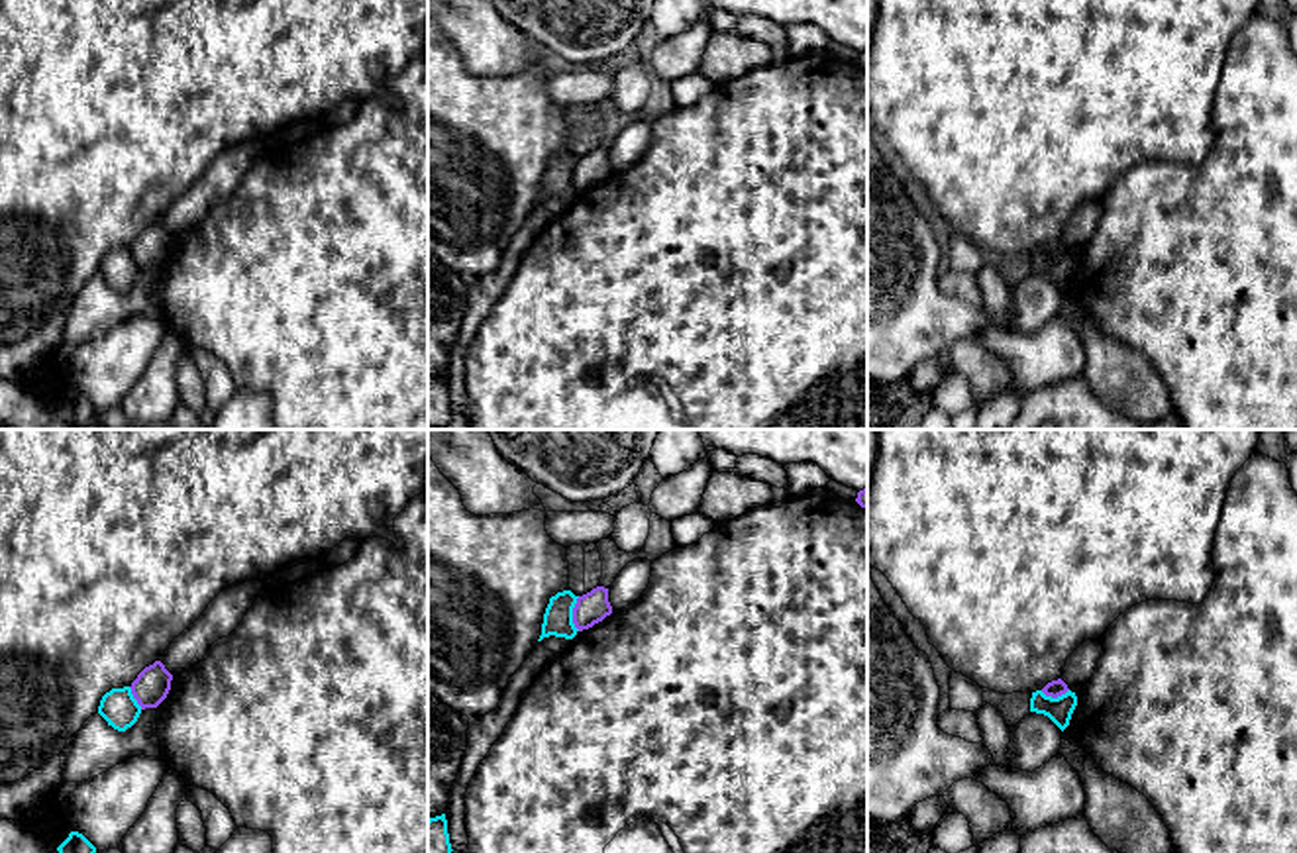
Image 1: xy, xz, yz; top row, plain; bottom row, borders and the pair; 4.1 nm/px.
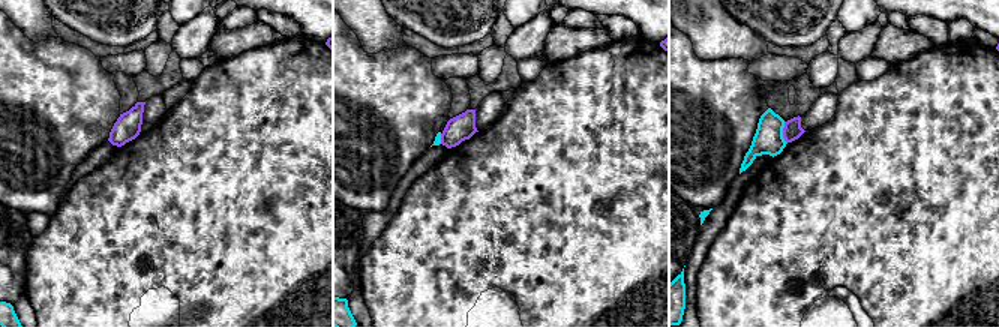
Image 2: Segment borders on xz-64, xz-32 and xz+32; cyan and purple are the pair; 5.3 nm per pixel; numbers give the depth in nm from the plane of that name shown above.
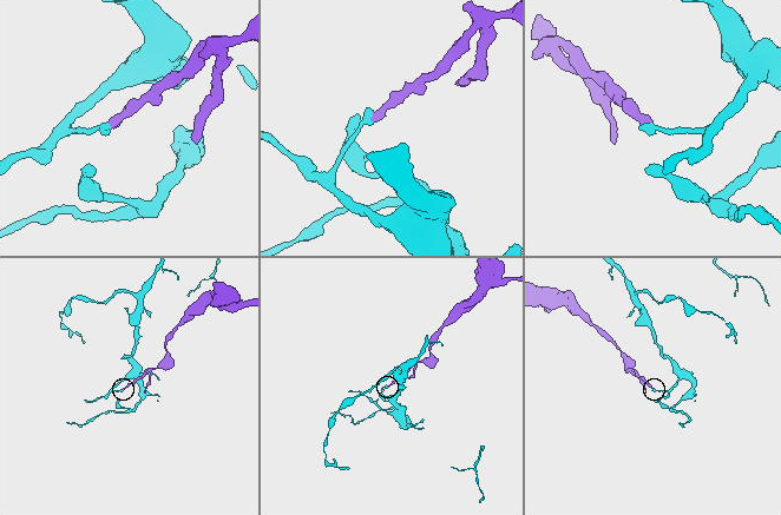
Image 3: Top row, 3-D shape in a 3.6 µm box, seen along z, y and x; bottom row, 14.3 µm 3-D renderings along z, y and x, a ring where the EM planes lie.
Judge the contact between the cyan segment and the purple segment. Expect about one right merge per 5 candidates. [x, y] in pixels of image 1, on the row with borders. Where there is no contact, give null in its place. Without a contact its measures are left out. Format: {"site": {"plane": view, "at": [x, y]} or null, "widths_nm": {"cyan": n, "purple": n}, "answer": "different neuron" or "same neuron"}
{"site": {"plane": "xz", "at": [571, 614]}, "widths_nm": {"cyan": 130, "purple": 130}, "answer": "different neuron"}

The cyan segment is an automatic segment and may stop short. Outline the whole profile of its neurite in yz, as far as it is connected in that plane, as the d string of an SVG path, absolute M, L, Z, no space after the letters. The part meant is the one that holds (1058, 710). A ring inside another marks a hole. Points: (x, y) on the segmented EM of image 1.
M1036 690L1030 698L1030 712L1048 716L1062 731L1069 726L1075 706L1077 696L1071 690L1058 698L1046 696L1042 690Z

